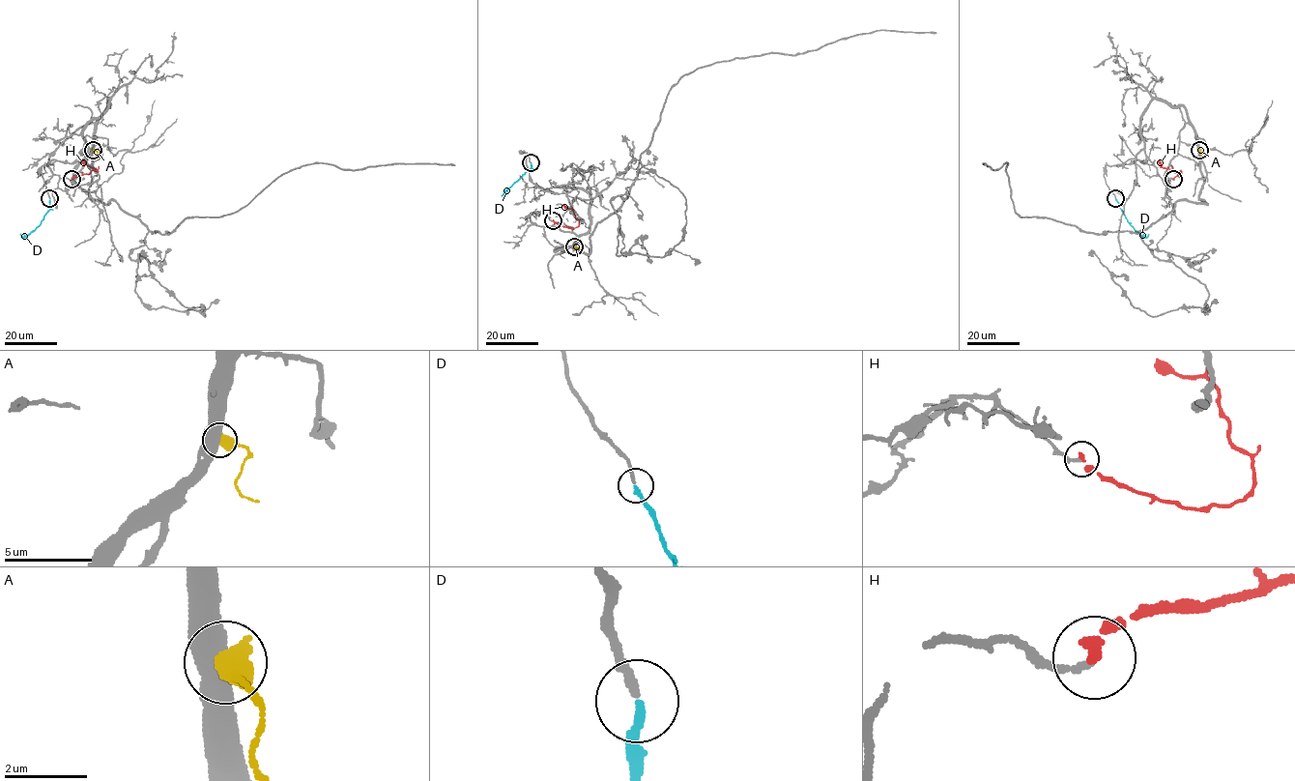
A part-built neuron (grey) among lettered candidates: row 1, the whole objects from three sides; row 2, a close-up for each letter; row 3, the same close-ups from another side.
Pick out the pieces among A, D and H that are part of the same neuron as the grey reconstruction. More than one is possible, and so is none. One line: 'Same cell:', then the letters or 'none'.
Same cell: D

